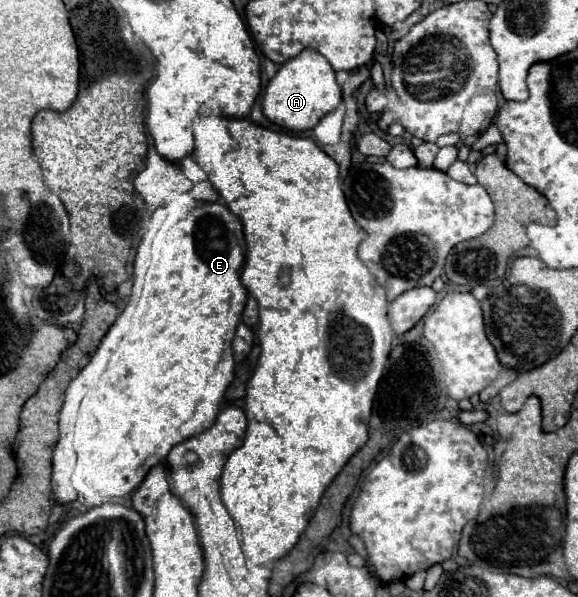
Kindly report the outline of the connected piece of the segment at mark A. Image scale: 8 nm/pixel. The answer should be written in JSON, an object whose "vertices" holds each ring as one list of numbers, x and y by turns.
{"vertices":[[302,50,296,58,290,58,286,64,280,66,278,74,270,80,270,84,264,90,262,98,262,112,273,124,290,132,300,133,314,128,326,114,330,114,342,100,340,86,336,84,334,70,326,62,326,58,316,50]]}

